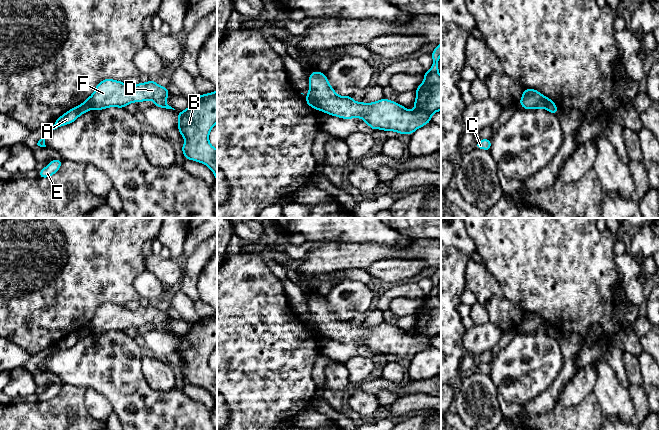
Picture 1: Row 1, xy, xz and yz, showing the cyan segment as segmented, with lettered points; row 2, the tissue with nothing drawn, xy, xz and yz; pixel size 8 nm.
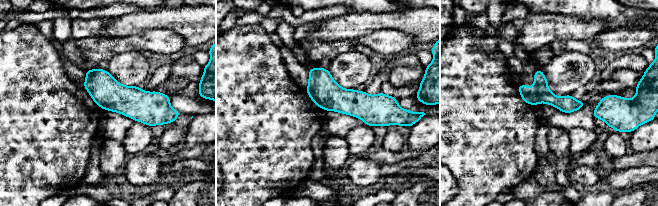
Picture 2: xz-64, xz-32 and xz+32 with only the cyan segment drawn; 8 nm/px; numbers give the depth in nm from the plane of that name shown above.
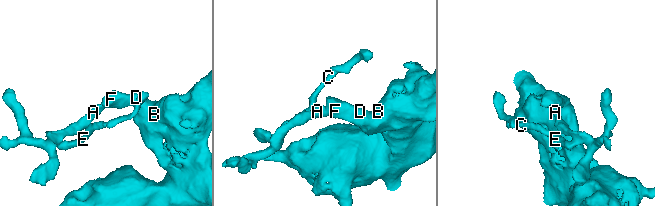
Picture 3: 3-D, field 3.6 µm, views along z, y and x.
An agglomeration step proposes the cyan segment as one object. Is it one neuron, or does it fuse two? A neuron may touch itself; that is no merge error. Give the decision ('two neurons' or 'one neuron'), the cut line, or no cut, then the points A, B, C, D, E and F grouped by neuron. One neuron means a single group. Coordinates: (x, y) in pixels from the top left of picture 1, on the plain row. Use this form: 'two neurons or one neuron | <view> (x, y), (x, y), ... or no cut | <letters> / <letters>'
two neurons | xz (306, 319), (315, 331) | A C E / B D F

